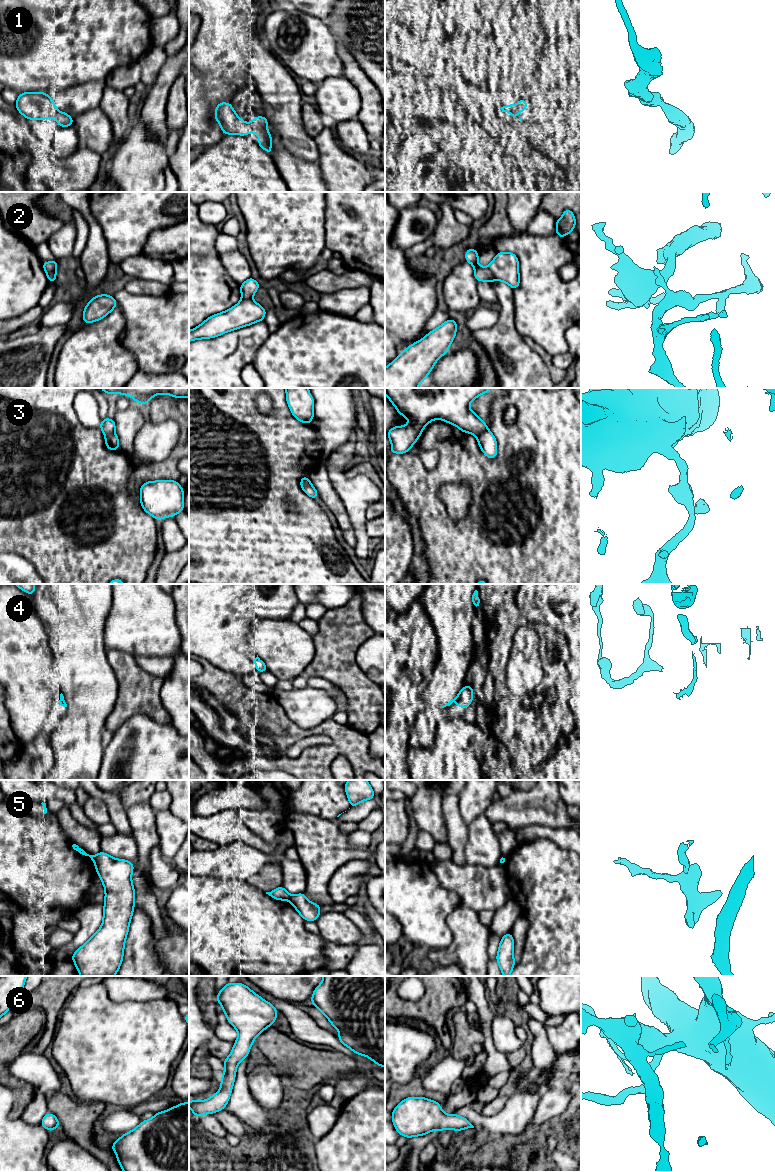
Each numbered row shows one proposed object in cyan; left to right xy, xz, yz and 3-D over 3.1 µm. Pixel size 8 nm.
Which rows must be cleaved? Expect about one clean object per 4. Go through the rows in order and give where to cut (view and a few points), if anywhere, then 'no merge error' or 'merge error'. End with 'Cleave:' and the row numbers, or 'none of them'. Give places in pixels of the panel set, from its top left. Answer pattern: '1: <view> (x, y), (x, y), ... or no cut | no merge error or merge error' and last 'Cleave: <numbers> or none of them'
1: no cut | no merge error
2: yz (487, 267), (495, 279) | merge error
3: yz (486, 428), (477, 436) | merge error
4: yz (458, 696), (456, 701) | merge error
5: xz (291, 896), (289, 900) | merge error
6: no cut | no merge error
Cleave: 2, 3, 4, 5

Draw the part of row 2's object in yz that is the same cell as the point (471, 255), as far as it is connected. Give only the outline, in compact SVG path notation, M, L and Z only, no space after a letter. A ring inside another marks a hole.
M474 248L465 251L465 260L474 266L474 276L477 282L488 281L492 283L495 280L492 272L488 267L478 265L478 257L479 253Z

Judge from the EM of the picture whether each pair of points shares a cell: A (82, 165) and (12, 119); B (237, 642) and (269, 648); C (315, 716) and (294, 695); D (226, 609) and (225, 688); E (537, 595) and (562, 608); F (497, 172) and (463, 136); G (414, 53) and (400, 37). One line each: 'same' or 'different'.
A: same
B: different
C: same
D: different
E: different
F: same
G: same

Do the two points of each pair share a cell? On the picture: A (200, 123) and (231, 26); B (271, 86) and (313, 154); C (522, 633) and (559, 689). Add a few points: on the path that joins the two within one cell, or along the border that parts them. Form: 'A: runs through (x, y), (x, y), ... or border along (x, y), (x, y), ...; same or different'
A: runs through (200, 99), (200, 80), (218, 62), (221, 50); same
B: runs through (286, 103), (286, 120), (296, 138); same
C: border along (540, 639), (541, 680), (536, 685); different

